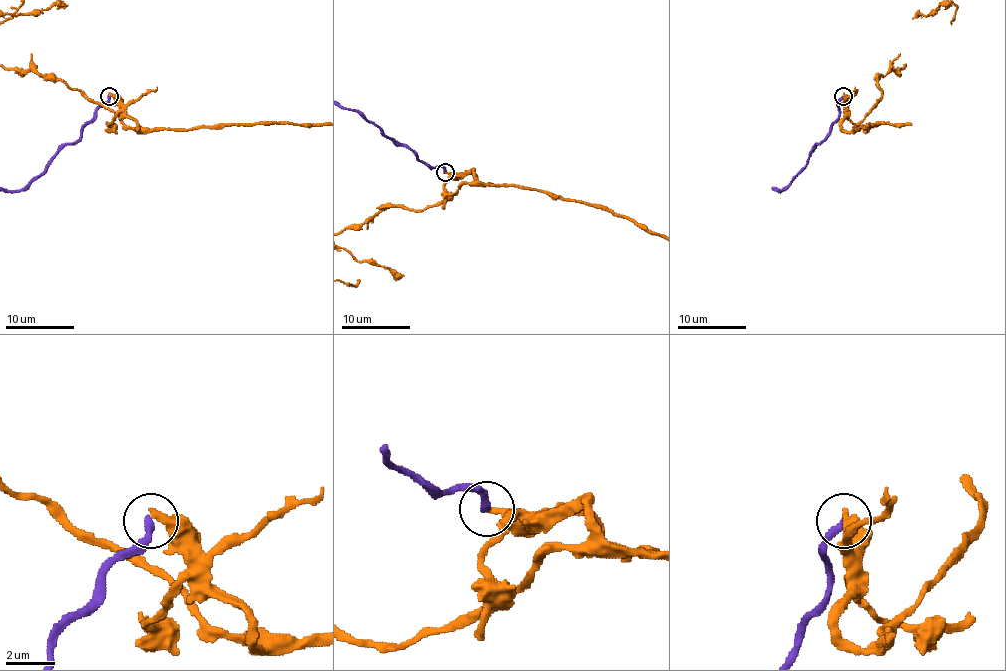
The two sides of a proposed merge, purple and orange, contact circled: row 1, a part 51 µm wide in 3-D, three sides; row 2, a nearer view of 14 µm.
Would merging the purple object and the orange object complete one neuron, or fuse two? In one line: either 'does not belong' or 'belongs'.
does not belong

